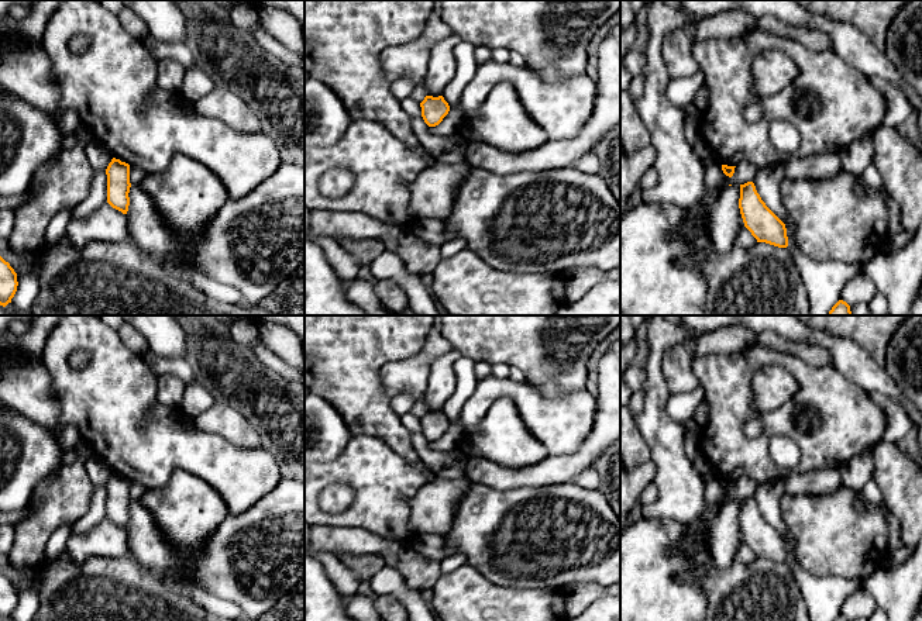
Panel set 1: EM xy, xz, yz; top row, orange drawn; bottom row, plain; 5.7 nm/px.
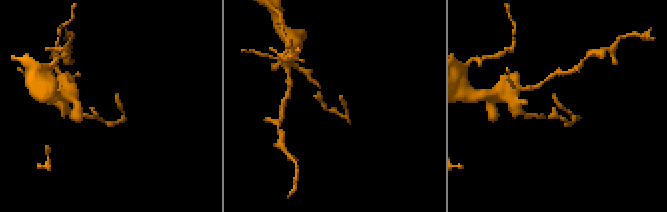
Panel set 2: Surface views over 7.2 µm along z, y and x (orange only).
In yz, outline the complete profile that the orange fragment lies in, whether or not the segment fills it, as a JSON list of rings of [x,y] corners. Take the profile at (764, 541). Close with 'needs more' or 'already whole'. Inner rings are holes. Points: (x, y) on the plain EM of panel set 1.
[[[753,497],[740,500],[739,524],[744,542],[757,558],[788,562],[785,539],[766,521]]]; already whole

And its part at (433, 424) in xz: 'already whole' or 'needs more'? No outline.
already whole

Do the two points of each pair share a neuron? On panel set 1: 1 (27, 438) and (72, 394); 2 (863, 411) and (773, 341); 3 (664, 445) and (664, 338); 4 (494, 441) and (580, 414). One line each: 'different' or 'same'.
1: different
2: different
3: same
4: different

